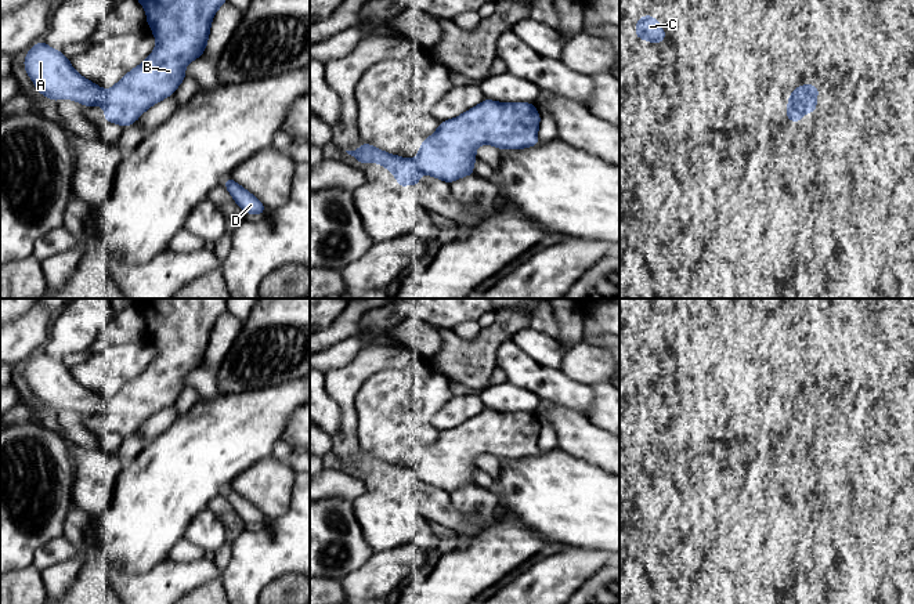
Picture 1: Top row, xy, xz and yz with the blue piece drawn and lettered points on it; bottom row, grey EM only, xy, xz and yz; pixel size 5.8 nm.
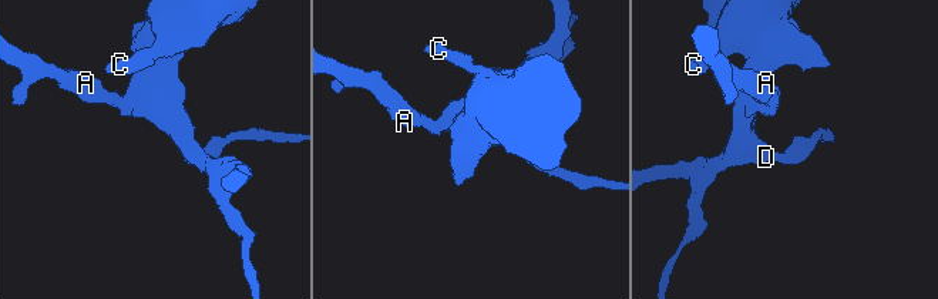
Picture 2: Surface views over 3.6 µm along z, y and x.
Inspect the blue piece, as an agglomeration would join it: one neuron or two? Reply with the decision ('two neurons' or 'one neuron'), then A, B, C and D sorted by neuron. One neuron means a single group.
two neurons; A / B C D

